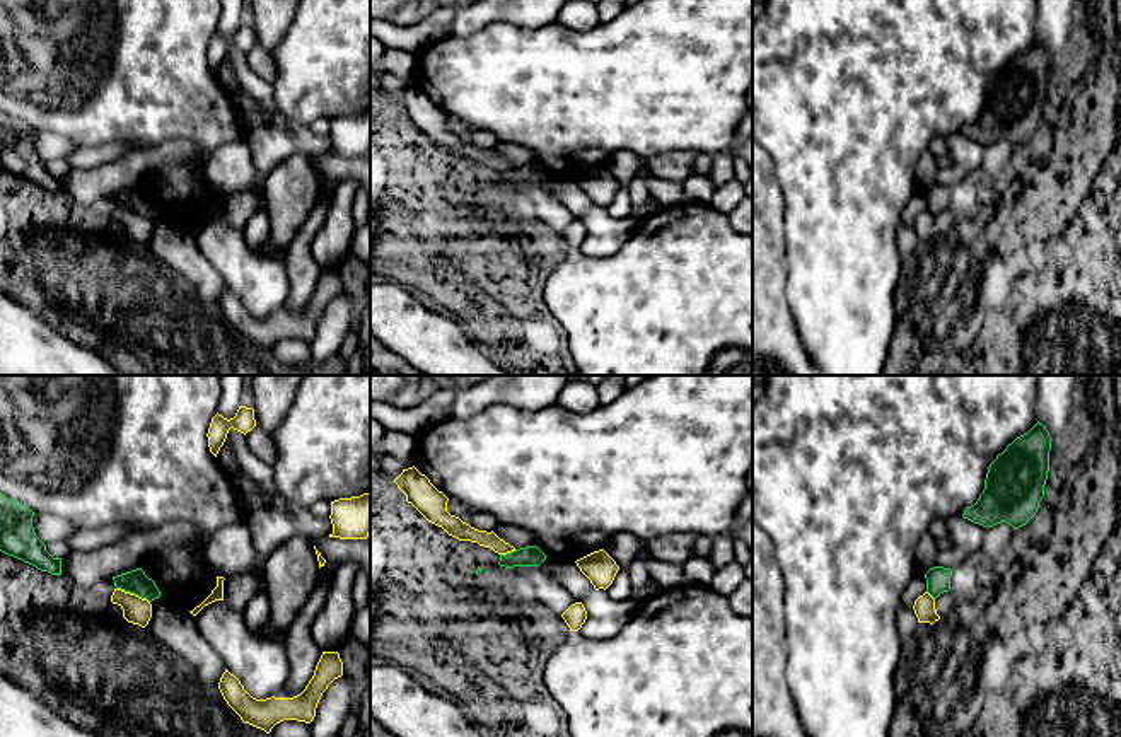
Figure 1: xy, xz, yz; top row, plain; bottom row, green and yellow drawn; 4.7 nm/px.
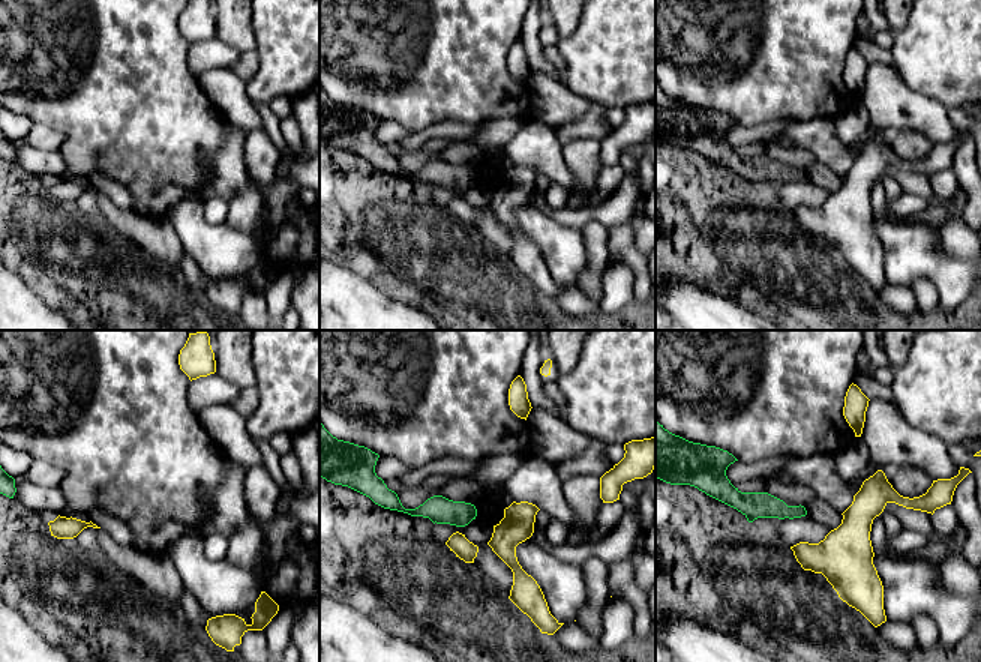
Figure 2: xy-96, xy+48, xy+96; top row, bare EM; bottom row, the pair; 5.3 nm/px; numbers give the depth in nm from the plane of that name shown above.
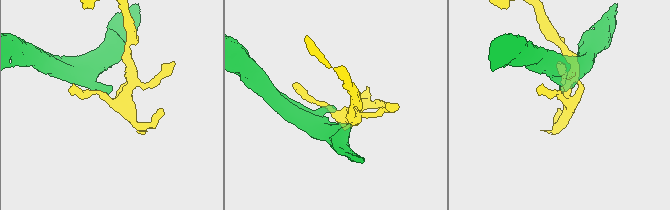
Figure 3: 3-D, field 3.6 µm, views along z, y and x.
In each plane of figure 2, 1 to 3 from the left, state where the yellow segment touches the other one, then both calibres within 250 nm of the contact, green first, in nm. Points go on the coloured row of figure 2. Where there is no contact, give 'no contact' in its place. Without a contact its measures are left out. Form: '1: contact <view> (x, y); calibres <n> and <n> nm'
1: no contact
2: no contact
3: no contact

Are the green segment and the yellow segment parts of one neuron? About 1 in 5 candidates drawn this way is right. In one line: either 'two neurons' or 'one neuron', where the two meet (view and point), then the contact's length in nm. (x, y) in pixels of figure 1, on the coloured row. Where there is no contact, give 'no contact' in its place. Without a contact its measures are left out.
two neurons | xy (133, 592) | 180 nm

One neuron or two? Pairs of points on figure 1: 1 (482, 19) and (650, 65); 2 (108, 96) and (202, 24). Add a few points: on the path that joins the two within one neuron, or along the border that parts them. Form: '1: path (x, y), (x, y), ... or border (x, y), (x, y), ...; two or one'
1: border (534, 28), (490, 23), (468, 36), (458, 38); two
2: path (123, 70), (140, 53), (154, 53), (176, 31); one

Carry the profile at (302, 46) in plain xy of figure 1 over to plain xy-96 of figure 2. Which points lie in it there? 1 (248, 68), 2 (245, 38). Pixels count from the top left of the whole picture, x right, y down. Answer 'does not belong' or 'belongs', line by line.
1: does not belong
2: does not belong

